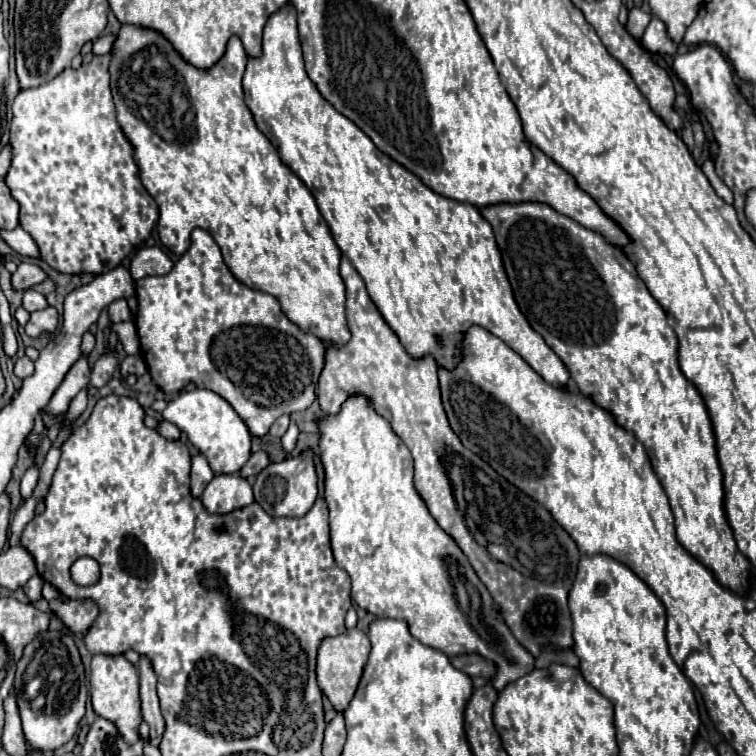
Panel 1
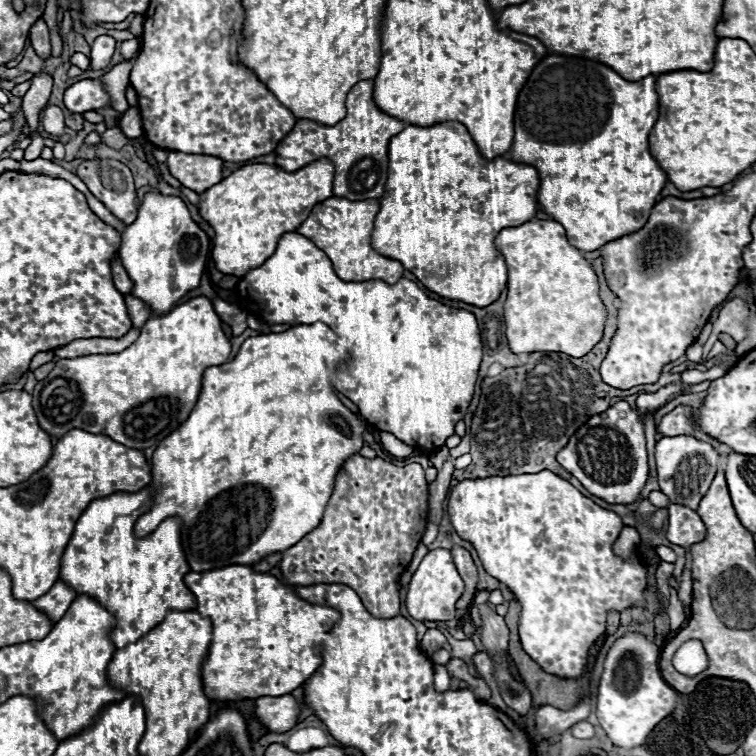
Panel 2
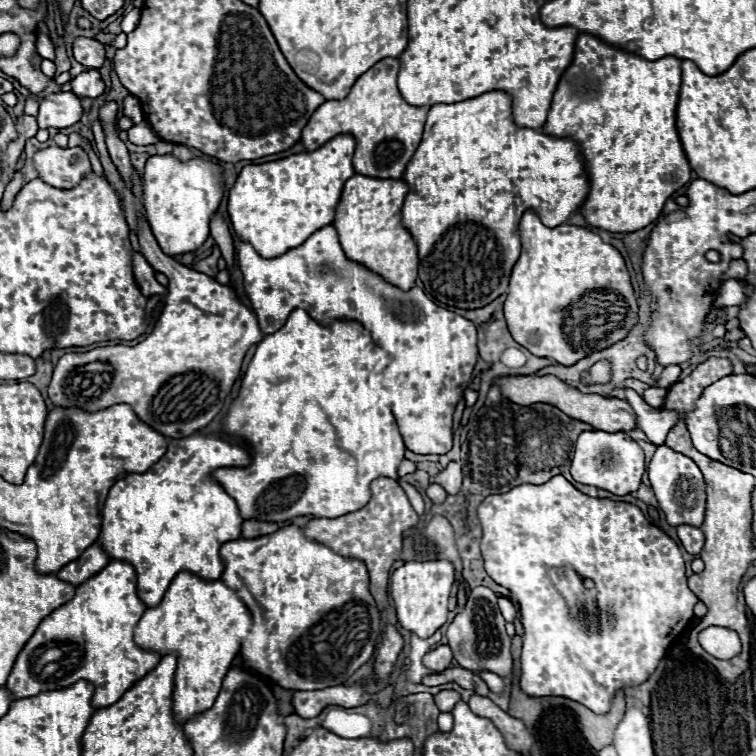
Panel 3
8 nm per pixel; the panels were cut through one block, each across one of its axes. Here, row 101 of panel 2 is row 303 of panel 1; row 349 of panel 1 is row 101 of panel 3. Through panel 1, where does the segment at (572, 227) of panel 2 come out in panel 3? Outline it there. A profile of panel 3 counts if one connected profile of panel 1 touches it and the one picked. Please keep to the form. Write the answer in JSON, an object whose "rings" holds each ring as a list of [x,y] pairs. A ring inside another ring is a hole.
{"rings":[[[578,36],[574,58],[558,80],[542,132],[554,138],[572,138],[578,142],[590,180],[590,192],[580,204],[580,212],[590,228],[636,232],[652,224],[660,216],[666,200],[690,180],[690,166],[676,132],[680,62],[682,60],[674,56],[644,60],[636,54],[604,44],[596,36]]]}

